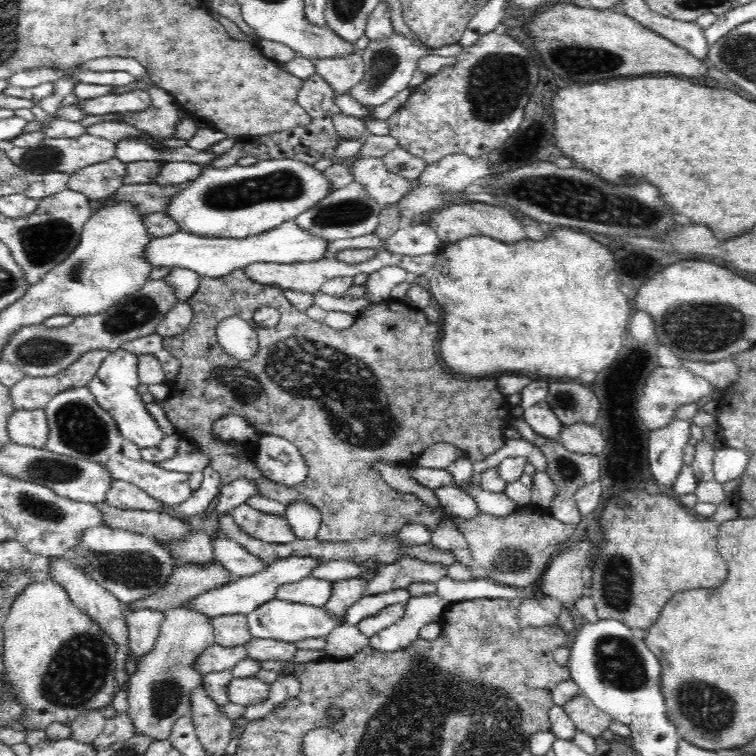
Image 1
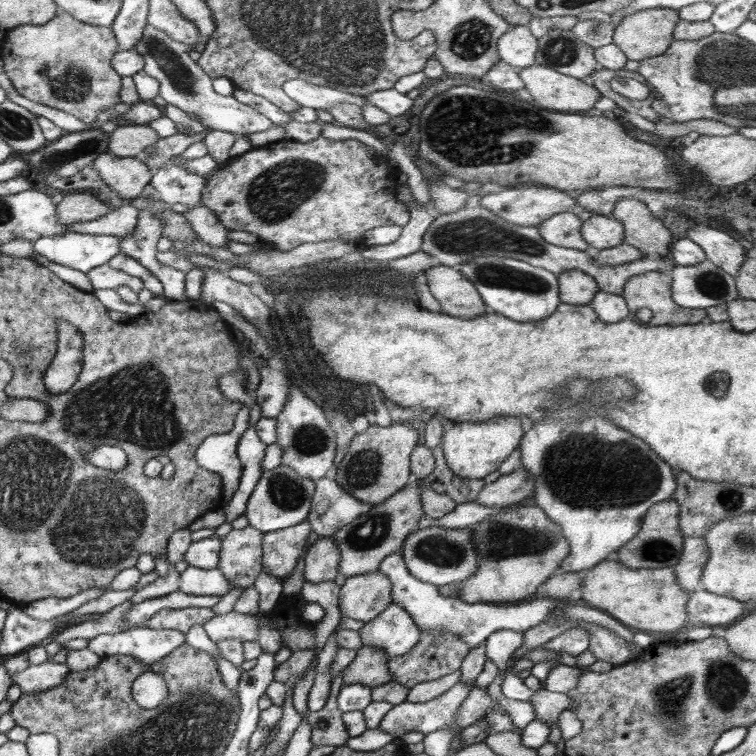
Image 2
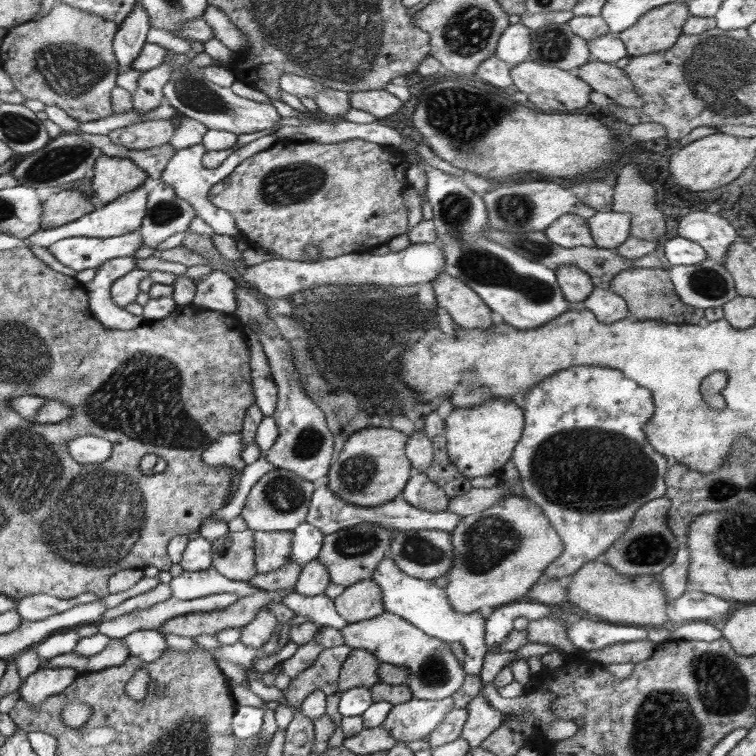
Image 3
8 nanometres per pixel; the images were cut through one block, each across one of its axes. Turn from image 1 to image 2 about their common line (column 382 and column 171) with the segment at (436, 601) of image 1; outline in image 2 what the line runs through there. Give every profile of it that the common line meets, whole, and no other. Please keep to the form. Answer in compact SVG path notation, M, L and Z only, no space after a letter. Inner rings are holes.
M134 627L117 634L100 634L88 641L86 648L100 658L116 654L131 655L143 664L152 666L185 644L184 636L178 630Z

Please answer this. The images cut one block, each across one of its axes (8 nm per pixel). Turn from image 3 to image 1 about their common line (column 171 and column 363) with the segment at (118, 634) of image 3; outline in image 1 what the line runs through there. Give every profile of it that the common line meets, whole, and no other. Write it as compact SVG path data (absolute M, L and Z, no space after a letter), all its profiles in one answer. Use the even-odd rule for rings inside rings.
M402 588L362 597L358 602L348 607L342 620L328 614L323 606L310 606L309 604L300 604L299 602L283 601L274 598L274 600L264 602L258 609L247 614L247 623L249 632L253 638L272 639L290 643L310 638L326 639L332 630L336 629L336 626L342 626L342 623L357 626L360 620L364 620L368 616L374 616L374 614L391 604L407 604L410 597L411 594L408 592L408 589Z

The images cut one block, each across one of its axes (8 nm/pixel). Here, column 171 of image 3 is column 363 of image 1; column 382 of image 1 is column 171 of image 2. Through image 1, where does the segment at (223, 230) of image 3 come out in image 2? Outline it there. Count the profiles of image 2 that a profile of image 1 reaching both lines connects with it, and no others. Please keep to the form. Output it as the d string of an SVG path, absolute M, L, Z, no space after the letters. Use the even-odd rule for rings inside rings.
M198 141L188 146L188 149L178 156L178 159L172 159L156 170L149 183L156 190L156 198L160 198L159 200L163 200L168 205L186 204L188 208L194 208L194 205L200 203L206 182L223 167L223 164L214 169L212 173L208 173L206 177L200 177L186 171L184 162L202 158L206 154L204 141Z

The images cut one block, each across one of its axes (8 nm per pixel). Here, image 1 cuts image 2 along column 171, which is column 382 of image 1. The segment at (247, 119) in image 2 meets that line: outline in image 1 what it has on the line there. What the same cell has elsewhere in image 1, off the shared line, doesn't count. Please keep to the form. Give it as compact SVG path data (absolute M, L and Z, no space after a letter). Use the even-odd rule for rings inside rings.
M393 33L389 37L382 37L371 40L367 47L362 51L365 62L365 72L361 80L350 88L348 94L350 97L360 101L364 107L374 108L386 104L391 98L394 98L400 90L411 88L414 82L419 78L418 62L422 56L428 54L440 56L457 56L463 49L458 43L448 44L442 48L428 48L416 45L410 37L400 33Z

